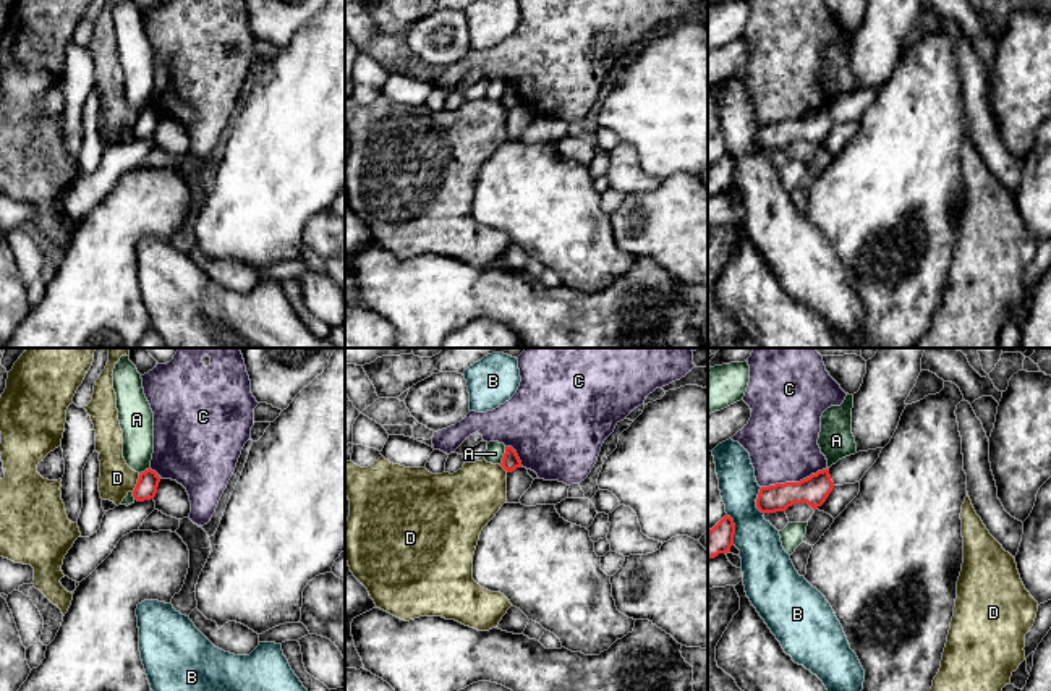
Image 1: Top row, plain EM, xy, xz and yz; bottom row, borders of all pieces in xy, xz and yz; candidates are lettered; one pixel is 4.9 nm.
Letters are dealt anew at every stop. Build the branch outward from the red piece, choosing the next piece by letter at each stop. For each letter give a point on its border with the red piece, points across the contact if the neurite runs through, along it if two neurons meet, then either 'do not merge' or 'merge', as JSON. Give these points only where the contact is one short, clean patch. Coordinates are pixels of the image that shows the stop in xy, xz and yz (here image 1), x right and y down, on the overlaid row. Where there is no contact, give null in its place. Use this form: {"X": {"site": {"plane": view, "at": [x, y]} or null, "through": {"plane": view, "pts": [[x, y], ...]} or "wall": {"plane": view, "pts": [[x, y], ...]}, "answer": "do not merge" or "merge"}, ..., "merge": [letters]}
{"A": {"site": {"plane": "xz", "at": [504, 455]}, "answer": "do not merge"}, "B": {"site": {"plane": "yz", "at": [757, 500]}, "wall": {"plane": "yz", "pts": [[761, 487], [757, 507], [763, 513]]}, "answer": "do not merge"}, "C": {"site": {"plane": "yz", "at": [794, 483]}, "answer": "do not merge"}, "D": {"site": {"plane": "xy", "at": [138, 483]}, "wall": {"plane": "xy", "pts": [[140, 474], [131, 491]]}, "answer": "do not merge"}, "merge": []}

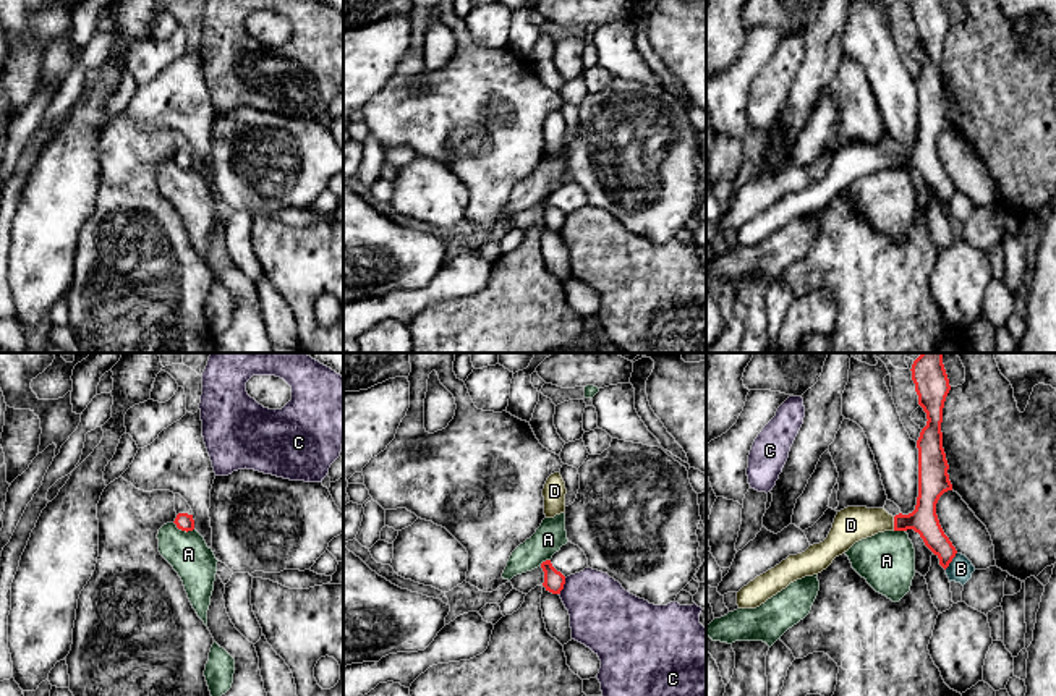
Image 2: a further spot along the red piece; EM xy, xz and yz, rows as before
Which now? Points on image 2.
{"A": {"site": {"plane": "xy", "at": [183, 530]}, "wall": {"plane": "xy", "pts": [[174, 522], [182, 530], [193, 530]]}, "answer": "do not merge"}, "B": {"site": {"plane": "yz", "at": [951, 560]}, "wall": {"plane": "yz", "pts": [[956, 552], [945, 568]]}, "answer": "do not merge"}, "C": {"site": {"plane": "xz", "at": [562, 586]}, "answer": "do not merge"}, "D": {"site": {"plane": "yz", "at": [894, 523]}, "through": {"plane": "yz", "pts": [[924, 520], [894, 523], [851, 525]]}, "answer": "merge"}, "merge": ["D"]}

